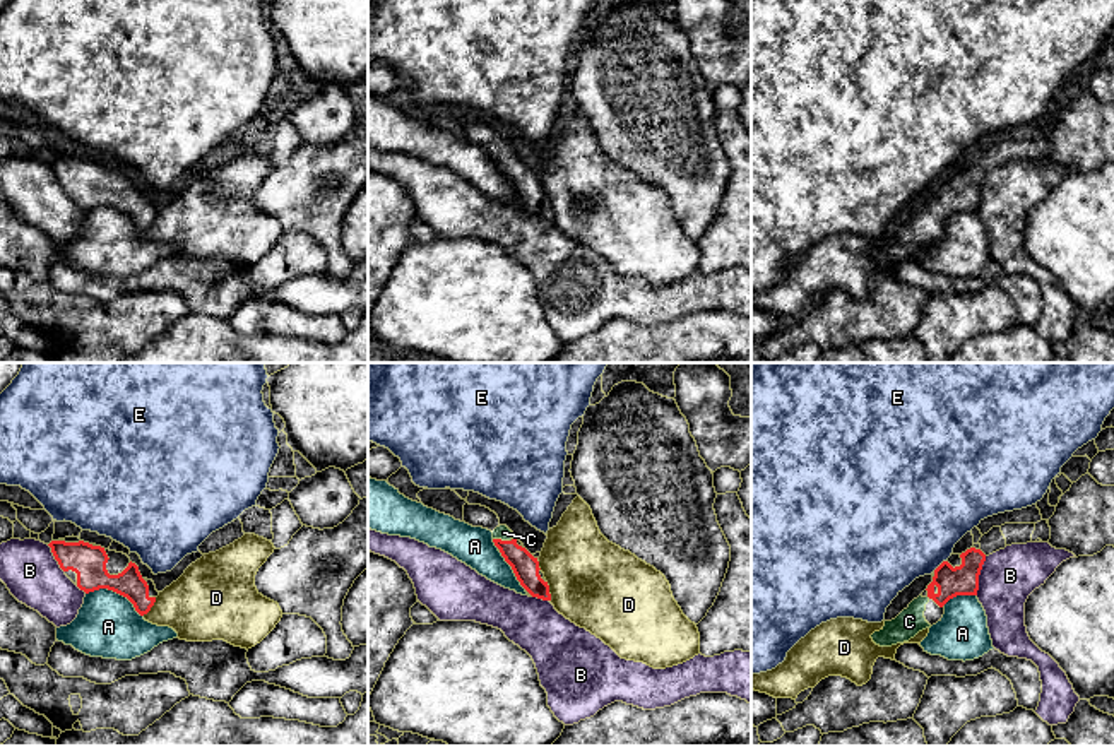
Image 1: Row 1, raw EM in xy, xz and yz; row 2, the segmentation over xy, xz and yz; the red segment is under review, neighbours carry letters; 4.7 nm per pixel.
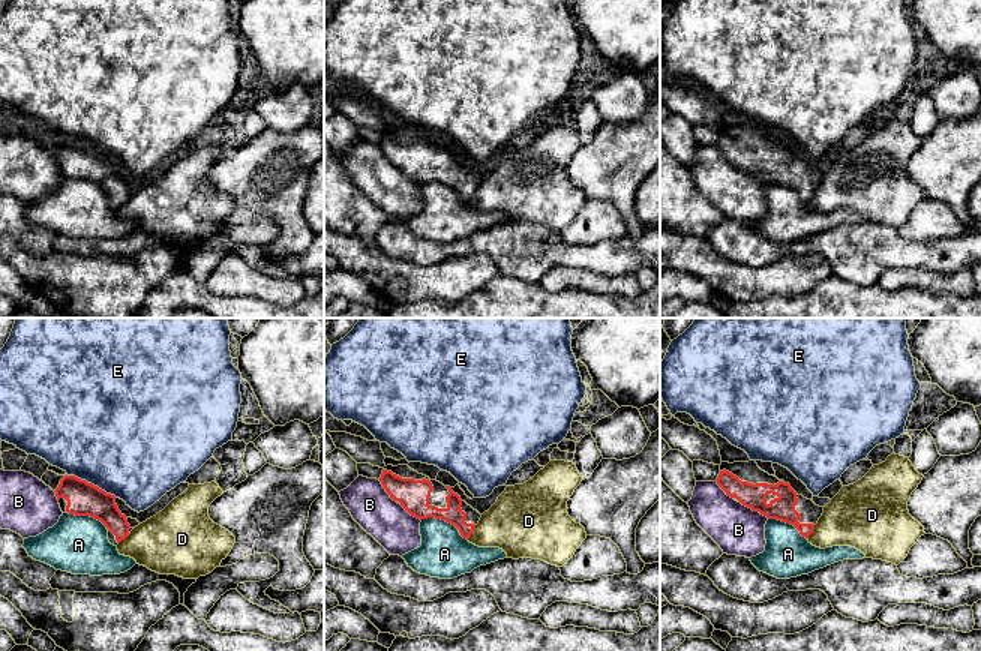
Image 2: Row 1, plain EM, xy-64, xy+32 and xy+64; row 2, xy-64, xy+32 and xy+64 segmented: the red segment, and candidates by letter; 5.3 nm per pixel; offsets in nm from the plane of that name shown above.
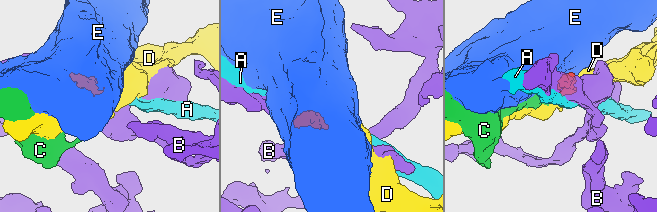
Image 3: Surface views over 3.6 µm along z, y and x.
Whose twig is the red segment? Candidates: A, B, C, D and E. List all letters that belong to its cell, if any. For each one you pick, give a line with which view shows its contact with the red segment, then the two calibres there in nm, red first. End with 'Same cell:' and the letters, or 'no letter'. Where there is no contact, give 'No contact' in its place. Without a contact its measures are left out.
C: Touches red in xz. Thickness 120 nm (red) against 70 nm
Same cell: C

